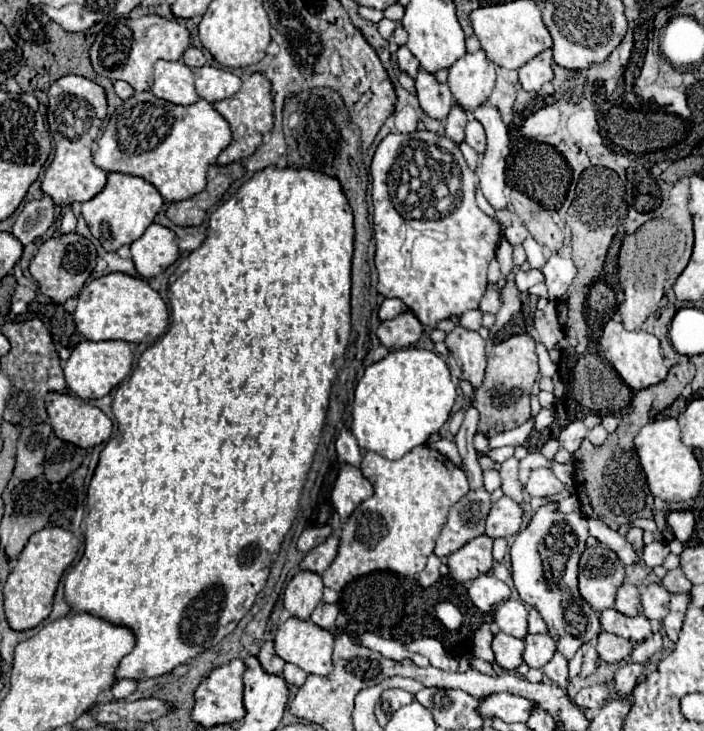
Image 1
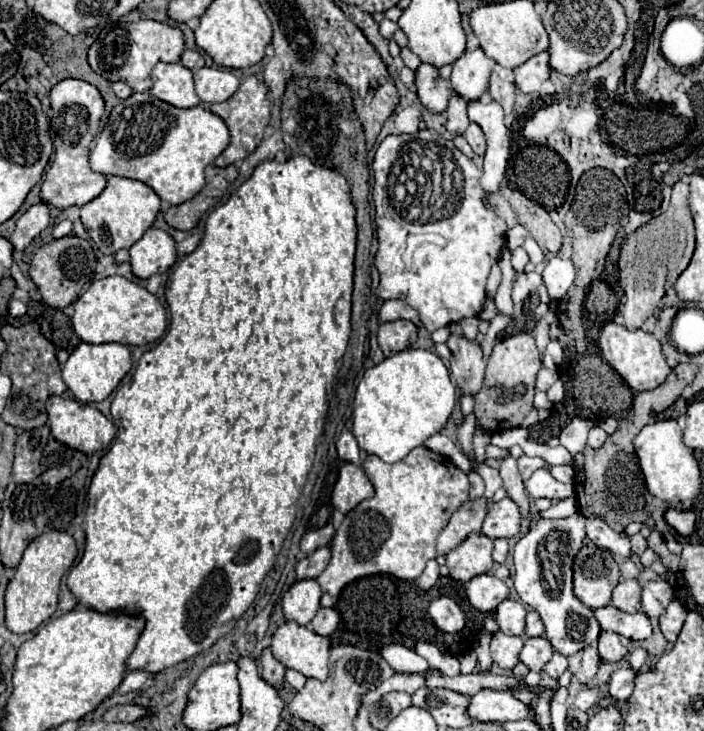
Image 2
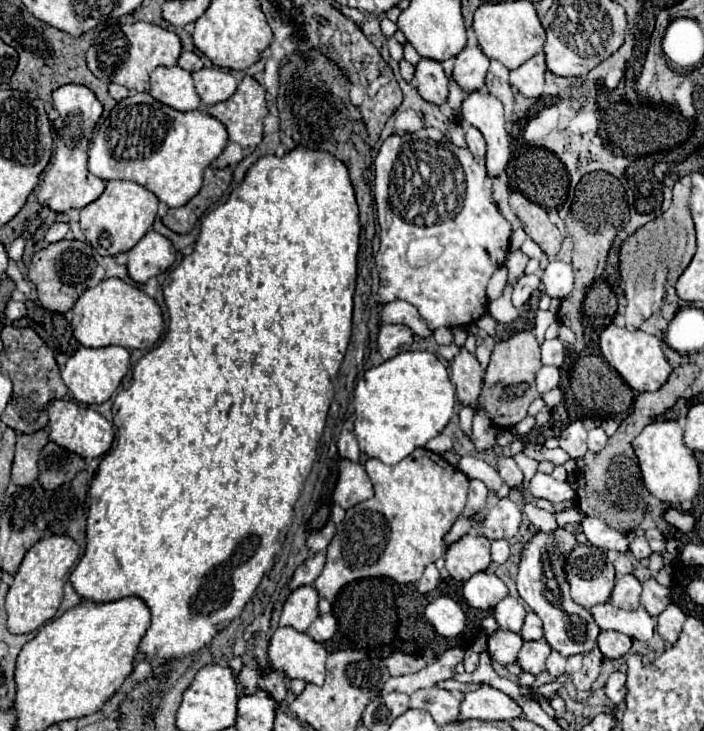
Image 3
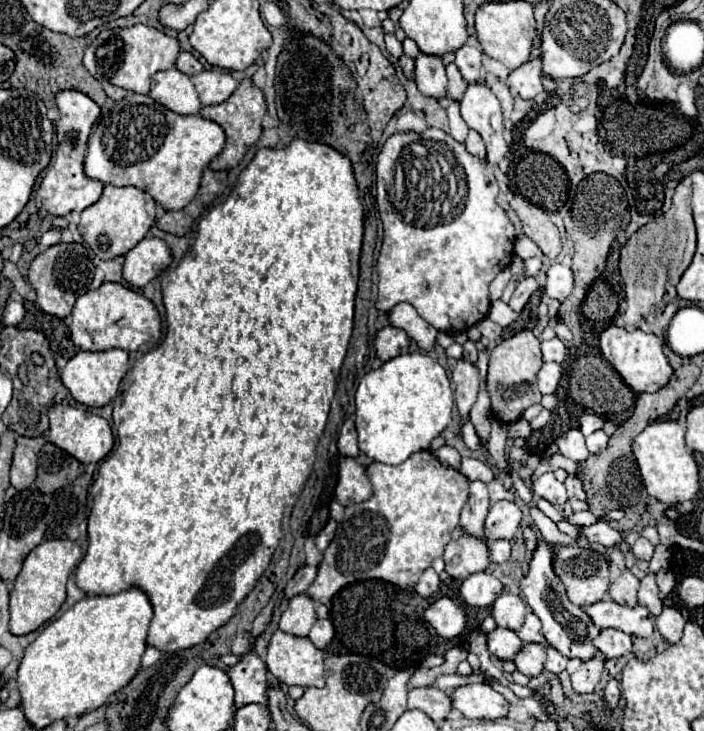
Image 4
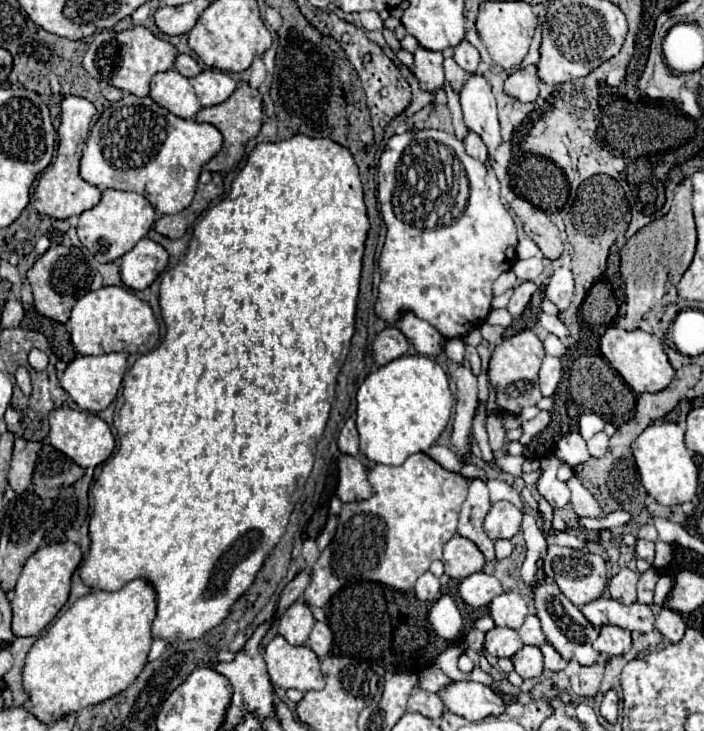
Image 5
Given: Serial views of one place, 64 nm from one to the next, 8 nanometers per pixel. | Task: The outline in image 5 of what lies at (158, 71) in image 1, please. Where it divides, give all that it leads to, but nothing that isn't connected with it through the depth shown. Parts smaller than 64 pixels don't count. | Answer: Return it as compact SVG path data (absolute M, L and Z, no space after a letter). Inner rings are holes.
M174 68L158 72L152 78L150 98L180 118L194 118L196 112L202 108L190 80Z

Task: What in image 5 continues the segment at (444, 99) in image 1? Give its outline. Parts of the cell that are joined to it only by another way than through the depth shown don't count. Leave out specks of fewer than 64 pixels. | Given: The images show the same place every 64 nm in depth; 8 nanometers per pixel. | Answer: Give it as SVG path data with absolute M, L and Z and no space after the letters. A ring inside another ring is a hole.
M418 48L414 52L414 76L420 82L420 88L434 94L436 90L444 88L444 56L440 52Z

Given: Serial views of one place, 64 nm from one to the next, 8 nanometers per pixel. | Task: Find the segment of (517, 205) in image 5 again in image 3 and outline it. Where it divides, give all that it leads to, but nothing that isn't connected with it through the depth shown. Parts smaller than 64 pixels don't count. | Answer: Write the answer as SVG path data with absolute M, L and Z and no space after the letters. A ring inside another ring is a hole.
M514 192L510 196L510 206L514 208L516 216L520 218L524 232L542 248L542 252L548 256L556 256L560 250L560 244L562 244L562 234L550 222L546 210L540 208L538 204L530 202L528 198L524 198L518 192Z

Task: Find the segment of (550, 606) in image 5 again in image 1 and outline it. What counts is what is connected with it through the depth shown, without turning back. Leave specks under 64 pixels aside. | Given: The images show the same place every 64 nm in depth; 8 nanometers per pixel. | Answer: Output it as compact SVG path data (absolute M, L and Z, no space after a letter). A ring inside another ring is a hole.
M548 500L548 504L534 510L530 524L516 534L510 548L514 586L524 602L538 608L548 624L548 634L558 640L558 652L566 660L572 660L584 644L586 632L600 632L598 612L578 592L578 560L586 550L586 538L586 516L582 512L562 514L558 512L558 502Z

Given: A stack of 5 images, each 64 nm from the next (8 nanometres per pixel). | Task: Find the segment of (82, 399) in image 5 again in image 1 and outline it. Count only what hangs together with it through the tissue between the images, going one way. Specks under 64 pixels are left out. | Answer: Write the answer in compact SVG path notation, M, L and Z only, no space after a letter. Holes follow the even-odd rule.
M82 340L72 350L72 354L64 366L64 376L66 376L68 388L76 396L90 400L90 398L106 396L116 384L120 384L120 380L124 380L128 376L130 370L132 370L132 350L130 350L128 342L122 342L122 340L102 340L102 342Z

